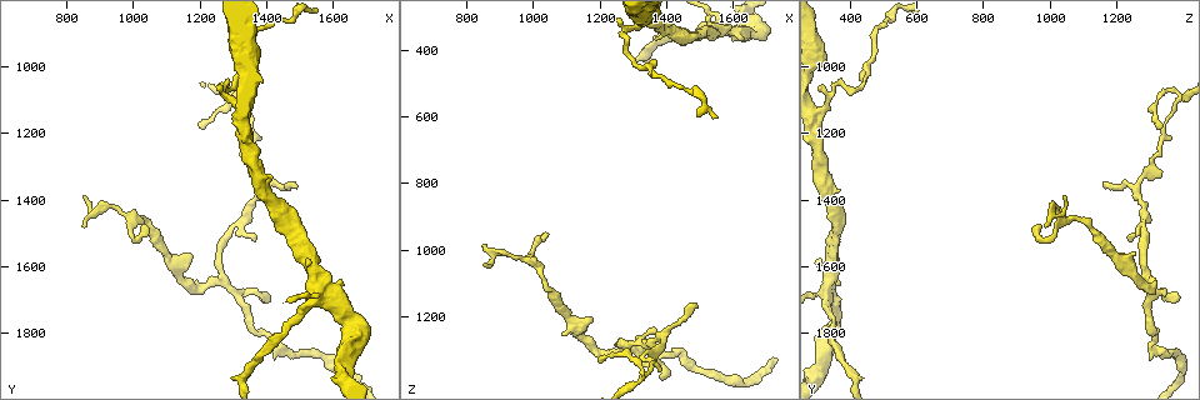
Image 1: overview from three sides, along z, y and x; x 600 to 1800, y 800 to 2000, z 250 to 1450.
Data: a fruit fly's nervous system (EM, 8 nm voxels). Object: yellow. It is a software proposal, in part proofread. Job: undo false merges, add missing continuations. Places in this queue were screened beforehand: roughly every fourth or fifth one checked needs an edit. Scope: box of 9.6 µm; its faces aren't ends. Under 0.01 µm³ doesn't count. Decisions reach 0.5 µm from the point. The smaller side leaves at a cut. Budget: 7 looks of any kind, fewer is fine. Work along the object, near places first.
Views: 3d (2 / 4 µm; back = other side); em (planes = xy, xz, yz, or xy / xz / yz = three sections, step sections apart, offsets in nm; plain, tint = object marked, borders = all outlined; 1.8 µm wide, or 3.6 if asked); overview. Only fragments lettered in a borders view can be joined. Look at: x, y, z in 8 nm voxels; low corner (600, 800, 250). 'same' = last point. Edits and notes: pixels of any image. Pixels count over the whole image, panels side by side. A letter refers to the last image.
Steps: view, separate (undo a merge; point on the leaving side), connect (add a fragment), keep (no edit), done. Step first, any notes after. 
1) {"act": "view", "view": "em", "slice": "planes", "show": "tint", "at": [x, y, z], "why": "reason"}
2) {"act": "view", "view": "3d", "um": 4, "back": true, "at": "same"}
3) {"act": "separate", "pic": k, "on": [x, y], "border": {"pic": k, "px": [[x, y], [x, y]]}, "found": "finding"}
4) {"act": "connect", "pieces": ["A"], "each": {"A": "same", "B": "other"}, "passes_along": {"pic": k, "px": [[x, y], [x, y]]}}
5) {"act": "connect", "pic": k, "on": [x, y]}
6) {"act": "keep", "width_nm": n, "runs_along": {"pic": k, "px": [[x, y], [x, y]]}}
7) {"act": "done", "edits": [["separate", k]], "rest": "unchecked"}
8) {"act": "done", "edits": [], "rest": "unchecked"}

{"act": "view", "view": "3d", "um": 2, "at": [1300, 1110, 340], "why": "side arm on a straight run"}

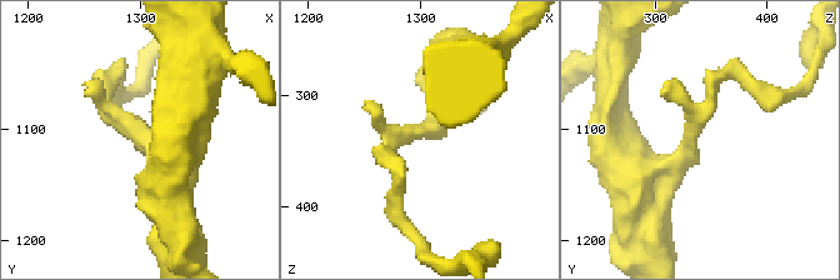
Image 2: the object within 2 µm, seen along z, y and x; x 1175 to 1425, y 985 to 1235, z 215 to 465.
{"act": "view", "view": "em", "slice": "planes", "show": "tint", "at": [1306, 1108, 332], "arms": 3, "why": "now the EM"}

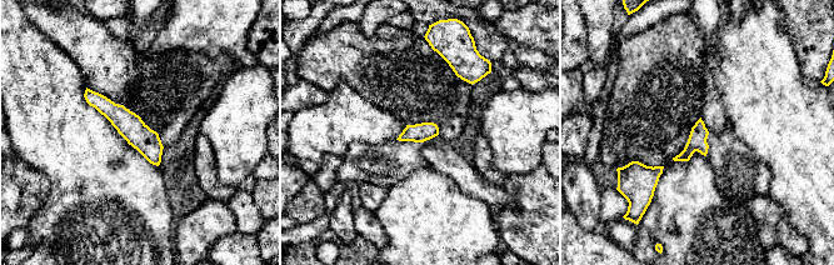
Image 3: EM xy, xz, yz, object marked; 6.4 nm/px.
{"act": "view", "view": "em", "slice": "planes", "show": "borders", "at": "same", "why": "what lies round it"}

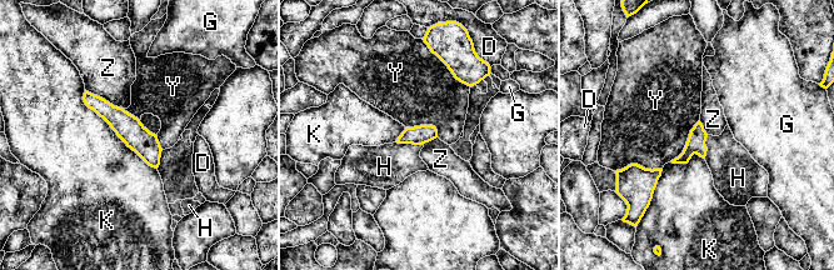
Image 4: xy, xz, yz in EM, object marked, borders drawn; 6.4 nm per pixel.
{"act": "keep", "each": {"D": "other", "G": "other", "H": "other", "K": "other", "Y": "other", "Z": "other"}, "border": {"pic": 4, "px": [[85, 89], [123, 109]]}, "found": "one cell here"}

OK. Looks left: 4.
{"act": "view", "view": "em", "slice": "planes", "show": "tint", "at": [1650, 1760, 360]}

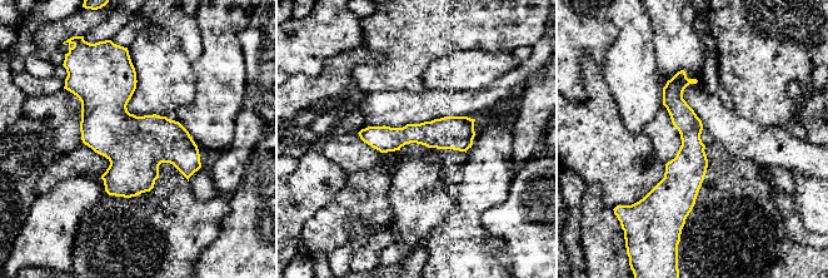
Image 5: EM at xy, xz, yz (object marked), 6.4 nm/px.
{"act": "view", "view": "em", "slice": "planes", "show": "borders", "at": "same"}

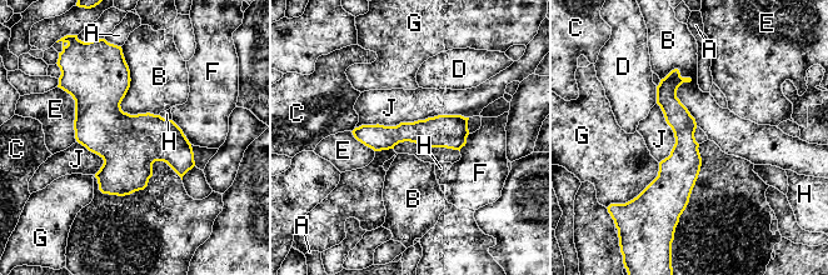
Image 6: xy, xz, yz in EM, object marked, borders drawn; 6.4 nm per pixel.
{"act": "keep", "each": {"A": "other", "B": "other", "C": "other", "D": "other", "E": "other", "F": "other", "G": "other", "H": "other", "J": "other"}, "runs_along": {"pic": 6, "px": [[674, 73], [677, 211]]}, "found": "all the same cell"}

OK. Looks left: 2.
{"act": "view", "view": "em", "um": 3.6, "slice": "planes", "show": "plain", "at": [870, 1480, 990], "why": "tapers out"}

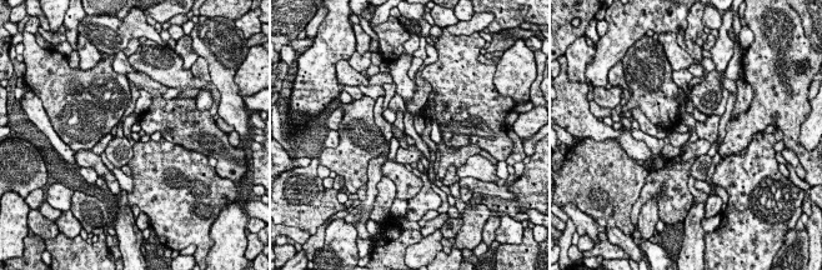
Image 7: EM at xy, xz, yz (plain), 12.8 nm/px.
{"act": "view", "view": "em", "um": 3.6, "slice": "planes", "show": "borders", "at": "same", "why": "see the neighbours"}

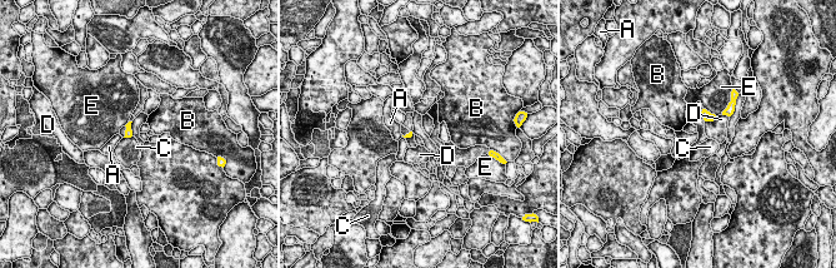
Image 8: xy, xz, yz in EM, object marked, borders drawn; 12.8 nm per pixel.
{"act": "keep", "each": {"A": "other", "B": "other", "C": "other", "D": "other", "E": "other"}, "border": {"pic": 8, "px": [[131, 135], [124, 138]]}, "found": "no lettered fragment goes on from it"}

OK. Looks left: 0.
{"act": "done", "edits": [], "rest": "unchecked"}

